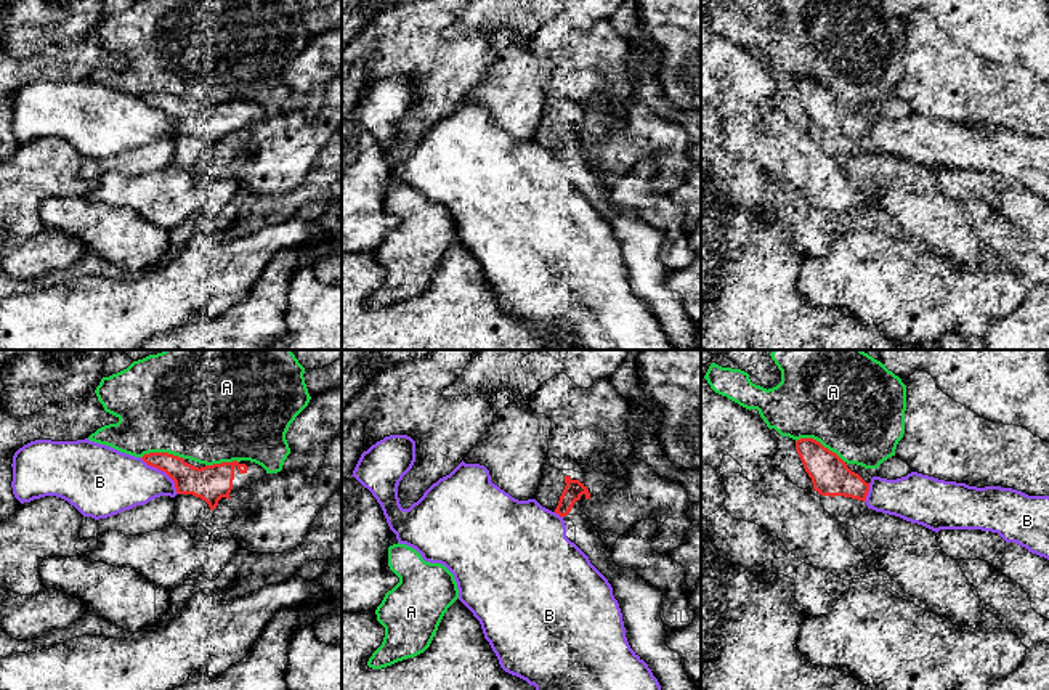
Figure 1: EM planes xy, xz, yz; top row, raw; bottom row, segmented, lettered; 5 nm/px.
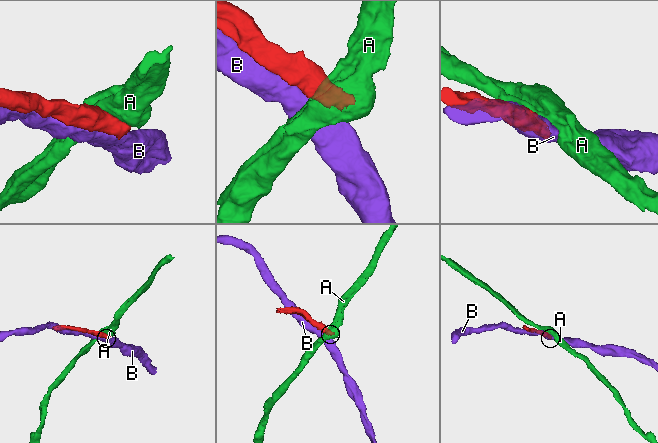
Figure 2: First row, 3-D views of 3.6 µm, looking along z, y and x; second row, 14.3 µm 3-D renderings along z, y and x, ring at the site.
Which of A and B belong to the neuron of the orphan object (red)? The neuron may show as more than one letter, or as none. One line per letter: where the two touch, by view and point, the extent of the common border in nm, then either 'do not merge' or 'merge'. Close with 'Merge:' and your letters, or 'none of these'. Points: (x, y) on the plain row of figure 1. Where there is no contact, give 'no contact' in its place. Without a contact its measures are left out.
A: yz (818, 82) | 280 nm | do not merge
B: xy (162, 111) | 260 nm | do not merge
Merge: none of these

